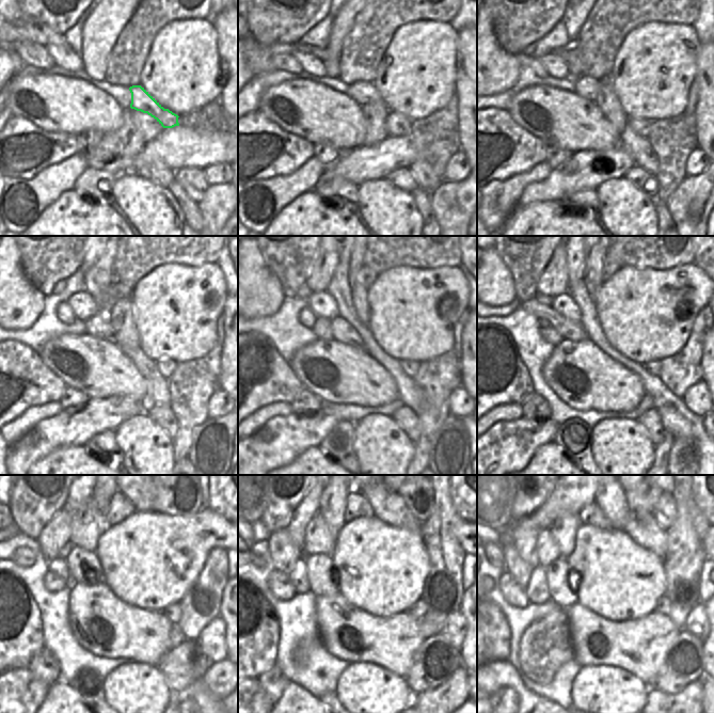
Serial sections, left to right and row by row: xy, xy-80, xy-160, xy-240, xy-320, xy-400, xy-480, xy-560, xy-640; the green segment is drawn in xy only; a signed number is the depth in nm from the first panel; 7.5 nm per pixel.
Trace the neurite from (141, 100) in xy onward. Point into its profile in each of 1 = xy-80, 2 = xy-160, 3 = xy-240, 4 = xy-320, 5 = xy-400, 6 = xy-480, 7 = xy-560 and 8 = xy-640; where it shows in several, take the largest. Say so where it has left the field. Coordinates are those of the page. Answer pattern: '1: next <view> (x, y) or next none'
1: next xy-80 (364, 93)
2: next xy-160 (586, 86)
3: next xy-240 (98, 326)
4: next xy-320 (322, 329)
5: next xy-400 (549, 333)
6: next xy-480 (52, 582)
7: next xy-560 (279, 583)
8: next xy-640 (513, 593)

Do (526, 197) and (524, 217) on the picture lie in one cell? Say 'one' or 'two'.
two

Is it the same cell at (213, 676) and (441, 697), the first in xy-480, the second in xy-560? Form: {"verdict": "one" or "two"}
{"verdict": "one"}

